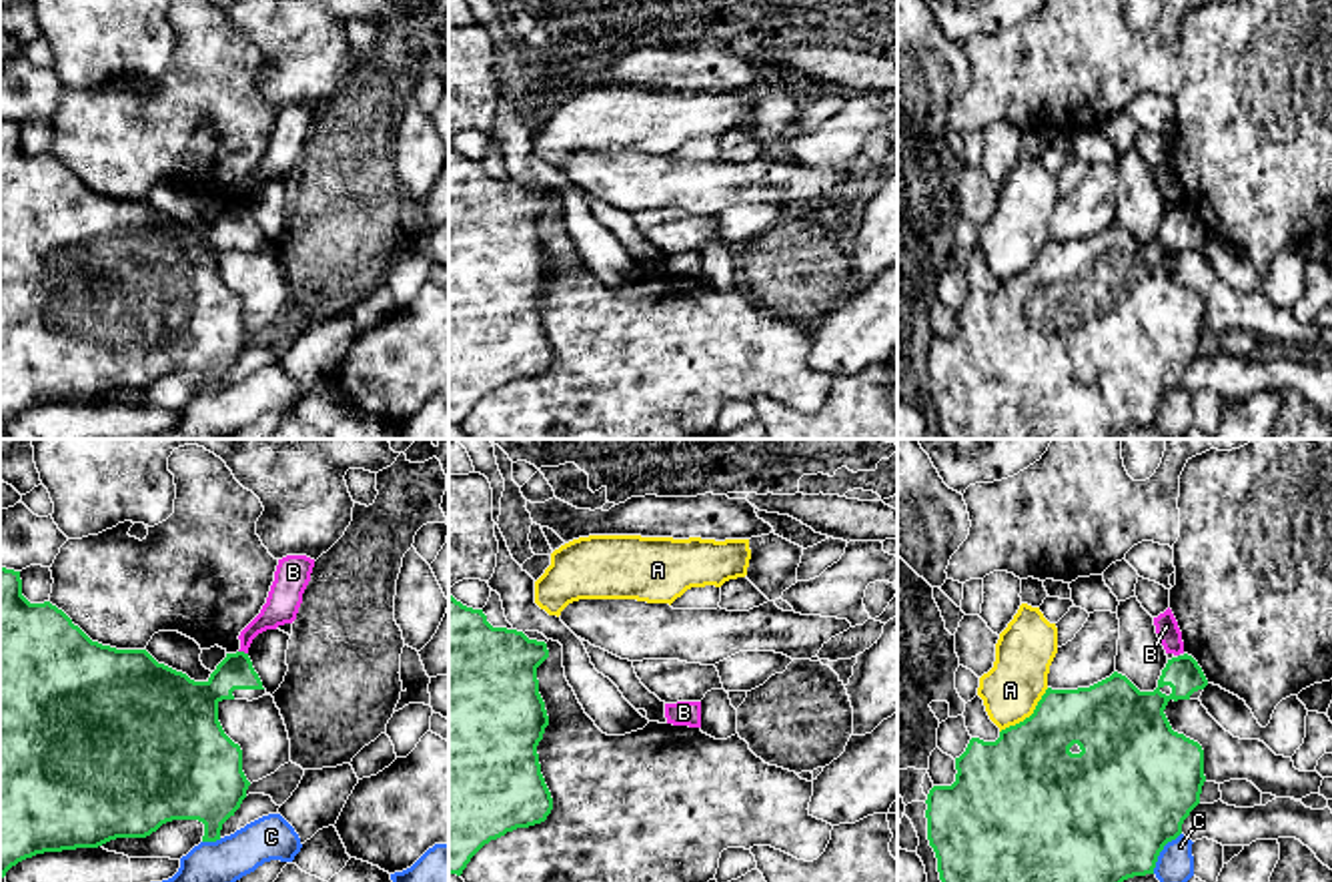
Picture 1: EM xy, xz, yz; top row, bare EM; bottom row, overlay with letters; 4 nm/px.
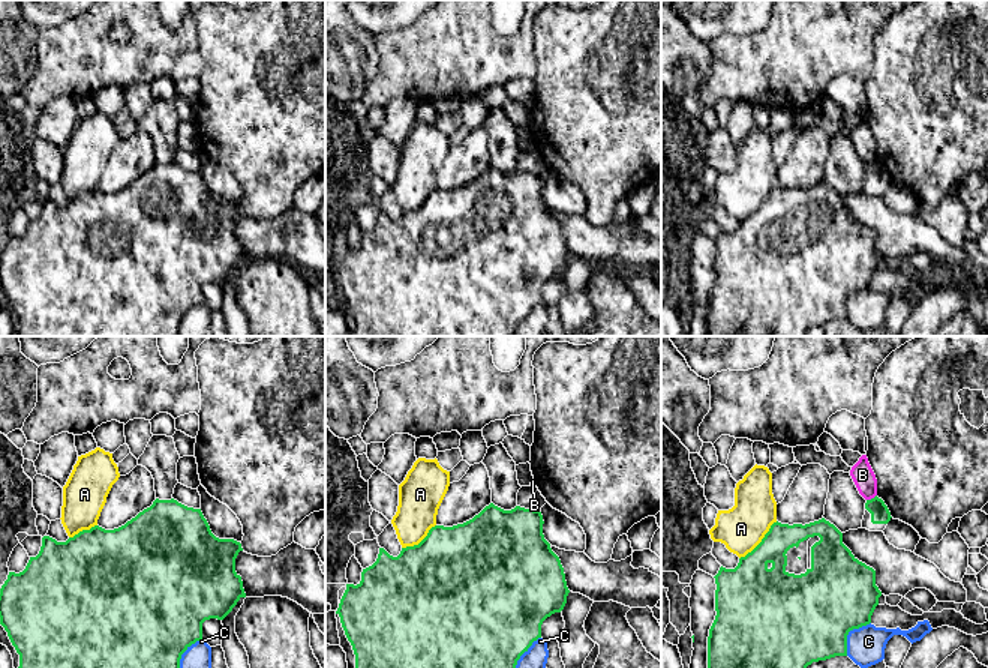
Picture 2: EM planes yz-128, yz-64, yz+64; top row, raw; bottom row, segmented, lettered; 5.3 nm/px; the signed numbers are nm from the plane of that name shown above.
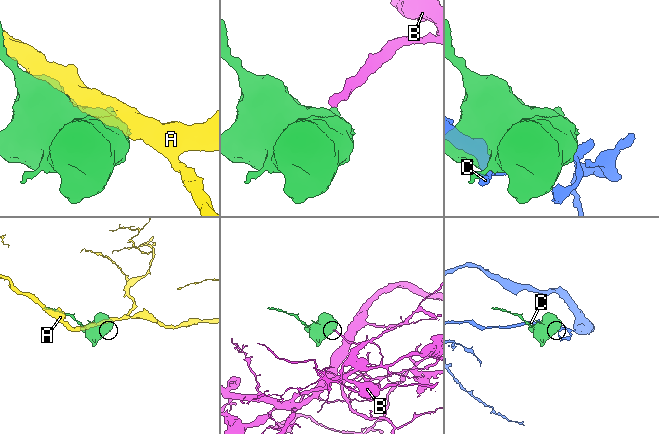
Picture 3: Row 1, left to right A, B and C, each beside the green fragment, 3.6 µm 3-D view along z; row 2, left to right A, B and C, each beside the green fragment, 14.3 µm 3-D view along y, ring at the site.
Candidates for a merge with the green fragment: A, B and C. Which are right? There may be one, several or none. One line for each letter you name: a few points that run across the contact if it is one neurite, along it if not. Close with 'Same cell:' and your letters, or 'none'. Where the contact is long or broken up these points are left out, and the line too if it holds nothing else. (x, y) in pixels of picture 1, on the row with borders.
Same cell: none

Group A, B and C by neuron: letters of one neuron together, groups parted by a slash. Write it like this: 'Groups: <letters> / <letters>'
Groups: A / B / C

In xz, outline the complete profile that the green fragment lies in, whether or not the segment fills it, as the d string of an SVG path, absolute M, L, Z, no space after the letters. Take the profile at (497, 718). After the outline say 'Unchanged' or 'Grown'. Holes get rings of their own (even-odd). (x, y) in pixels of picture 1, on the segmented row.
M449 593L449 874L461 876L471 858L491 840L517 828L529 828L547 820L553 810L553 798L541 774L537 746L543 740L549 716L539 694L537 668L549 657L545 641L529 639L523 631L493 627L483 609L473 609Z. Unchanged

